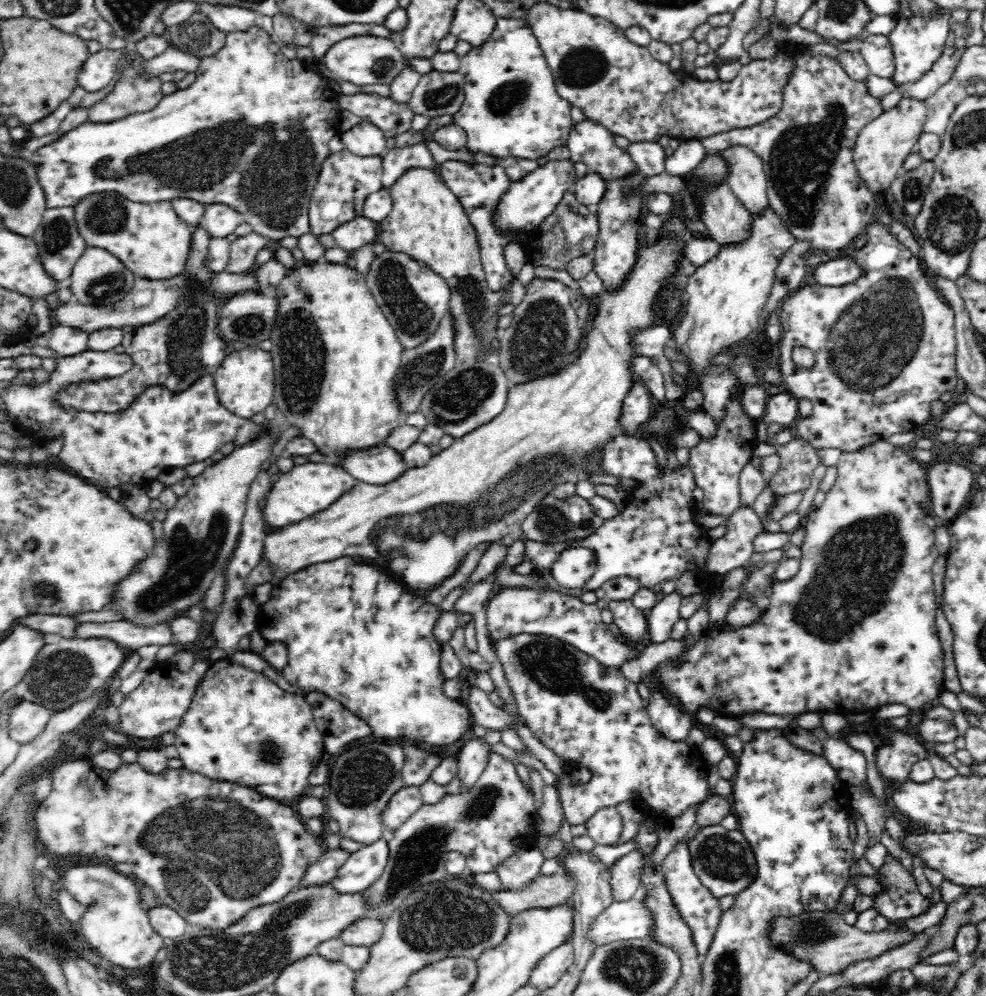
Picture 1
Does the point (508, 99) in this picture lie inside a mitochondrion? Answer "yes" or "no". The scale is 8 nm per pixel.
yes

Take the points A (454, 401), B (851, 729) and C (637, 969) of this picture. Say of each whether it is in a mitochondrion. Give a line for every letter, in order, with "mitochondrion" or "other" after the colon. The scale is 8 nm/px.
A: mitochondrion
B: other
C: mitochondrion

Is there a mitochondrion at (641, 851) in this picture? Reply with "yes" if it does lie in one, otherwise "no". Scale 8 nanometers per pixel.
no

